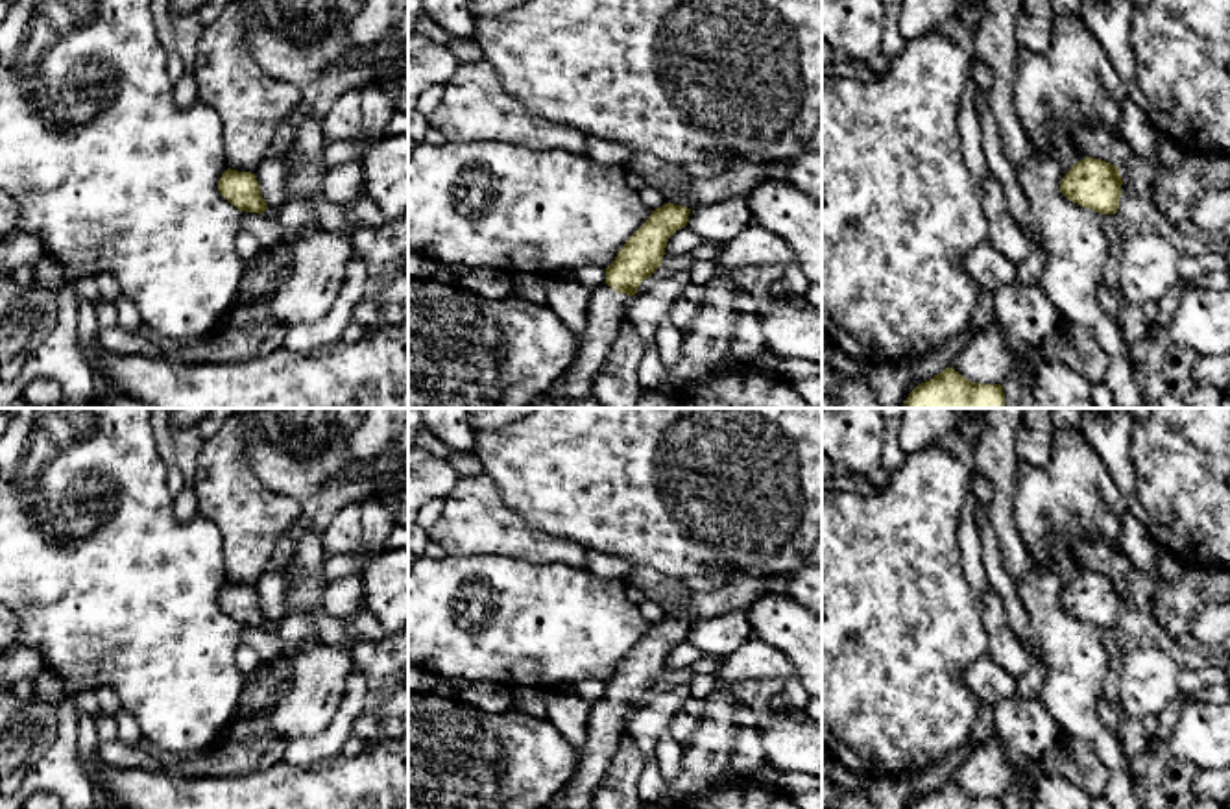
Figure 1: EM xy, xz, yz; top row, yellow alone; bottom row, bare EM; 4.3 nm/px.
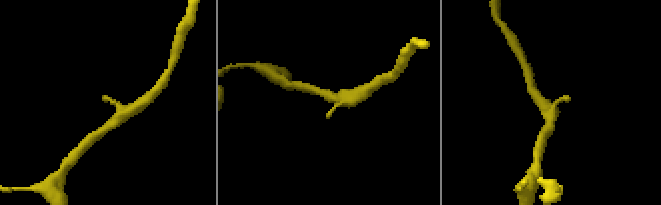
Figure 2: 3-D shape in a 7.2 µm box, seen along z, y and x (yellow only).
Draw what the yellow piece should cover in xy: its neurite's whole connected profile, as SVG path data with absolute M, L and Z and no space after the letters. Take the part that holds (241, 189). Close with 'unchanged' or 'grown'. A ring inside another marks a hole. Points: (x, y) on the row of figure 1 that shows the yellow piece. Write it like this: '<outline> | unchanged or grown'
M227 168L218 181L220 194L240 212L262 214L268 203L262 198L257 175Z | unchanged

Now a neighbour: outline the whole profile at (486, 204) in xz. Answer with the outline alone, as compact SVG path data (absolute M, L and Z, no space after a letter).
M499 140L421 142L408 155L408 251L447 268L493 268L554 277L584 266L608 268L652 211L626 185L622 164L604 164L567 150L532 150Z

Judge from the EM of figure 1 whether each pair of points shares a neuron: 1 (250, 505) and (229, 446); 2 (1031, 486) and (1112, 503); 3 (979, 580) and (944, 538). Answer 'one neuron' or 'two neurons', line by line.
1: one neuron
2: one neuron
3: two neurons

